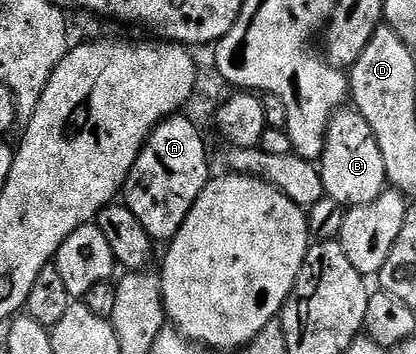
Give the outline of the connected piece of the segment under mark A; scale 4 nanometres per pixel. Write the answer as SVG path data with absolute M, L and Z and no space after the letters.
M185 115L165 118L142 147L130 175L122 186L122 201L146 227L153 242L167 243L186 223L198 195L208 185L214 170L208 166L208 149L200 129Z

